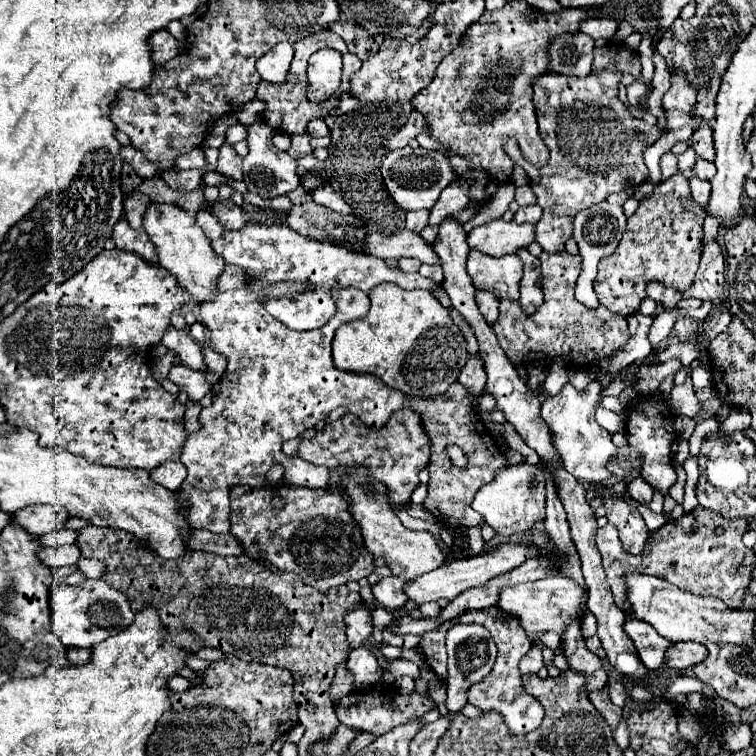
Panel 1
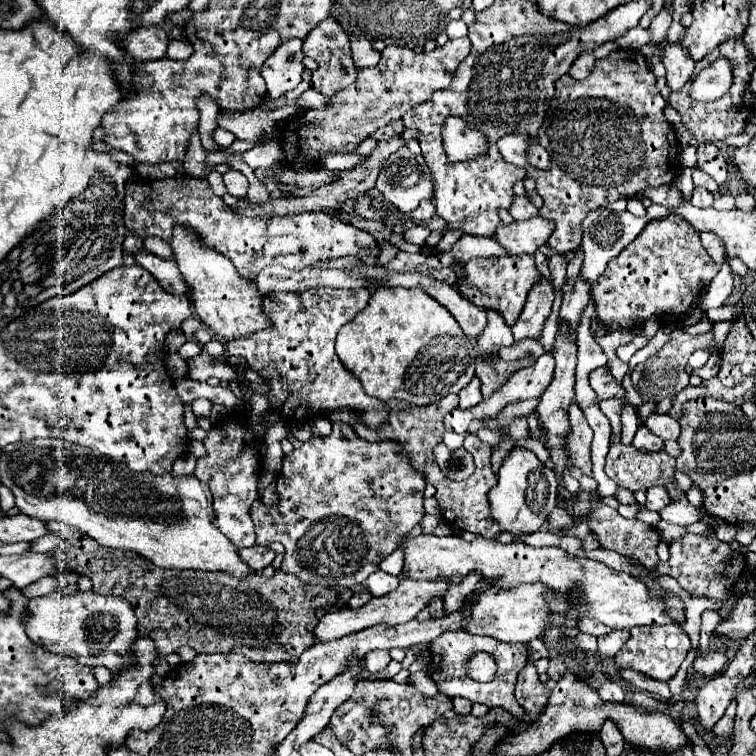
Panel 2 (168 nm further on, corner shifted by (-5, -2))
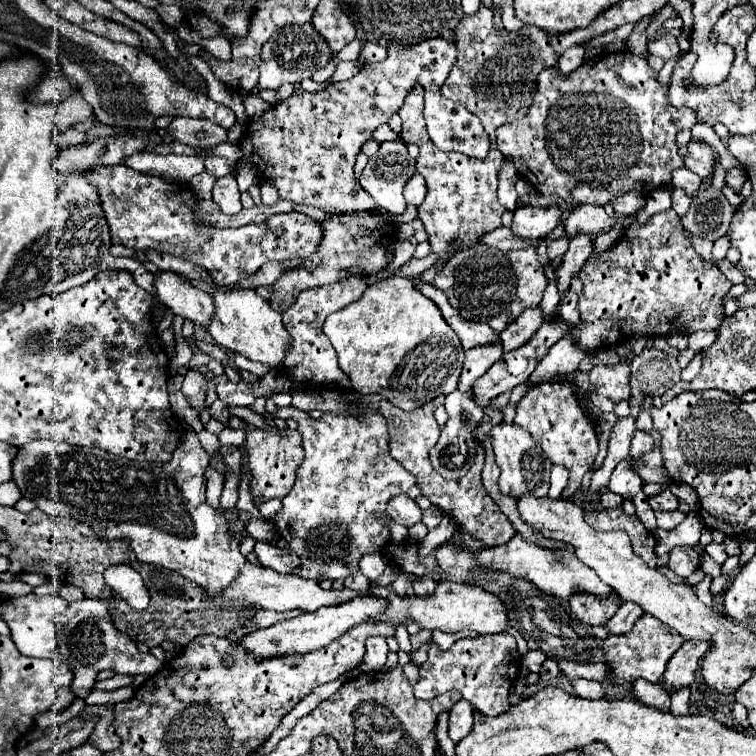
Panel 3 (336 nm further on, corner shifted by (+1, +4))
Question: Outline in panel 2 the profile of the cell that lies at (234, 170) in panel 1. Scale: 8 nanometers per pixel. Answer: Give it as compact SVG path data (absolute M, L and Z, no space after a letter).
M230 167L222 177L224 177L224 185L226 185L226 189L228 189L230 195L236 195L236 197L244 197L246 195L248 181L246 181L246 177L240 171L236 171L236 169Z

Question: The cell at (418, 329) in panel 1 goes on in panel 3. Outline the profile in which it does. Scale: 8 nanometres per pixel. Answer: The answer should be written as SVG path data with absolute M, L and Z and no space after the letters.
M388 277L370 285L358 301L332 313L324 321L324 333L338 353L340 369L348 375L350 387L360 395L380 393L398 409L414 411L424 403L456 389L462 371L464 349L460 347L452 327L444 323L440 309L428 297L420 295L420 291L414 289L414 283L406 277Z

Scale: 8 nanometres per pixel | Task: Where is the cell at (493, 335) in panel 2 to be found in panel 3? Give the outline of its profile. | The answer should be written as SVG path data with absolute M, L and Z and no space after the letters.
M496 343L496 347L474 347L472 351L466 351L462 375L458 379L458 391L468 391L468 387L472 387L472 383L484 375L484 371L488 371L488 367L492 367L502 353L504 351L500 343Z

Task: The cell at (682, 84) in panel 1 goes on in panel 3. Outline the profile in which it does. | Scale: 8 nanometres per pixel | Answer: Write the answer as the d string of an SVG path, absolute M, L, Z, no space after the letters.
M662 35L660 39L648 43L648 53L650 53L650 55L656 55L656 57L662 57L664 61L668 61L668 59L680 55L680 47L678 47L676 37L672 37L672 35Z

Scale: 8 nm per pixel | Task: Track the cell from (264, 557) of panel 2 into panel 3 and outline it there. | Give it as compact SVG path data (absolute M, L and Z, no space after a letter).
M256 543L254 551L262 565L278 573L292 573L302 563L296 553L290 553L288 549L280 549L278 545L272 545L272 543Z

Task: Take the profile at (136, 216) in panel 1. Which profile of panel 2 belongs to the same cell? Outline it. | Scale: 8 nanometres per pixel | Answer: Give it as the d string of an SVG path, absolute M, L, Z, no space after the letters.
M146 237L144 239L144 249L154 253L154 255L160 255L160 257L172 257L170 245L166 241L162 241L160 237Z

